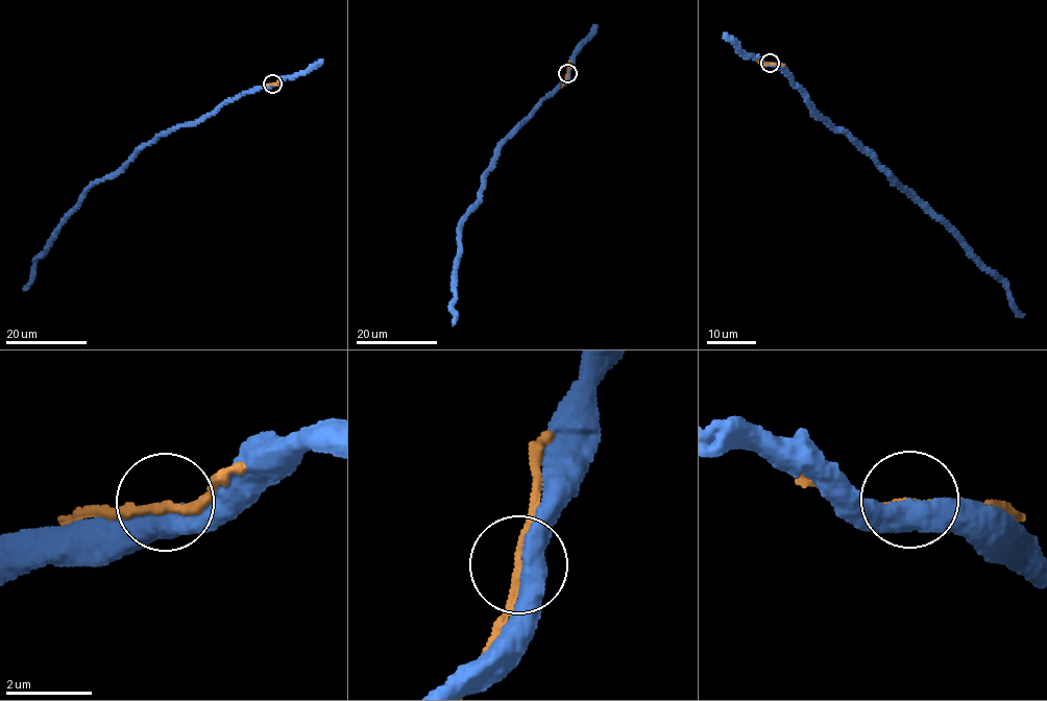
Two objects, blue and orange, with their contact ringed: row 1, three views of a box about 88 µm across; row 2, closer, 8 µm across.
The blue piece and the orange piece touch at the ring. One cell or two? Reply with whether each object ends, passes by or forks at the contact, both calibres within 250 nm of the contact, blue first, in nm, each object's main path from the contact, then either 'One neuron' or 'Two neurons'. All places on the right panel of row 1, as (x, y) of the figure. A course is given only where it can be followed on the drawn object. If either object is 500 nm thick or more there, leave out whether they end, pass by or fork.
Thickness 500 nm (blue) against 180 nm. Course of blue: (771, 64), (782, 67), (819, 115), (847, 130), (889, 175), (944, 218), (993, 270), (1024, 315). Course of orange: (771, 63), (762, 64), (756, 59). One neuron

